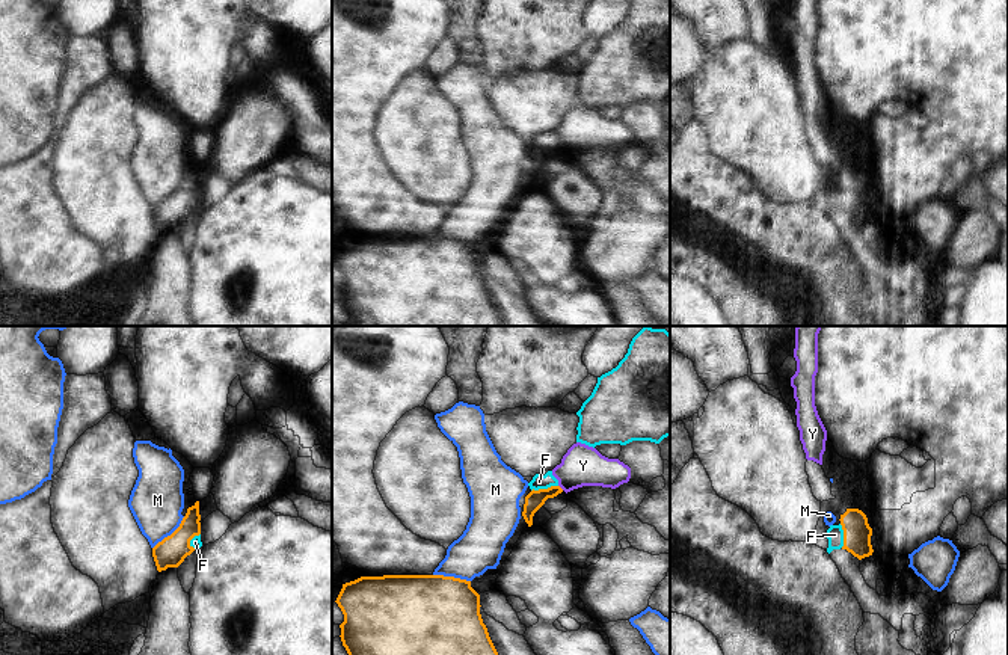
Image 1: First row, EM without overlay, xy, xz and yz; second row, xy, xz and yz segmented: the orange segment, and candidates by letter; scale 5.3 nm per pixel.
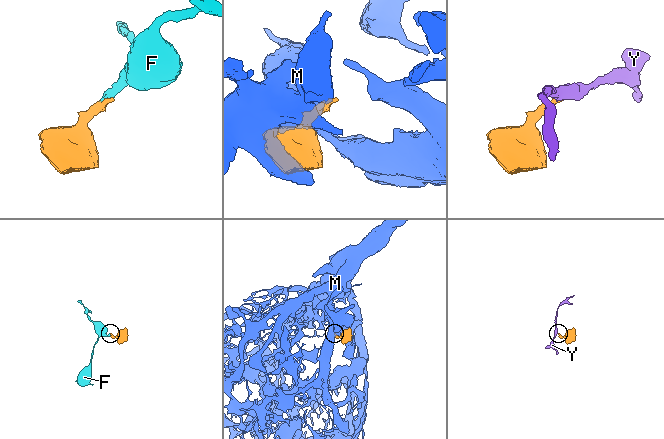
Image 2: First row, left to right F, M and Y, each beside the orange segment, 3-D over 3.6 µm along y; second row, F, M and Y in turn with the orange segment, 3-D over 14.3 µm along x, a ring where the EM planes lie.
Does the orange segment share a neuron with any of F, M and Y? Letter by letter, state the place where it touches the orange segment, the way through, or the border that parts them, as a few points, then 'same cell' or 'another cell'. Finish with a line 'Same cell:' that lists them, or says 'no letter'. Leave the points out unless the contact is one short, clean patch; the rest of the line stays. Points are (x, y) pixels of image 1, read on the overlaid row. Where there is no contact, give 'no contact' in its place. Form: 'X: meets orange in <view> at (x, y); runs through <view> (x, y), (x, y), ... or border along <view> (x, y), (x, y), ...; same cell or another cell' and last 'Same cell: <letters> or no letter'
F: meets orange in xz at (543, 489); runs through xz (534, 500), (543, 489), (539, 482); same cell
M: meets orange in xz at (451, 577); another cell
Y: meets orange in xz at (560, 488); border along xz (559, 485), (563, 489); another cell
Same cell: F

